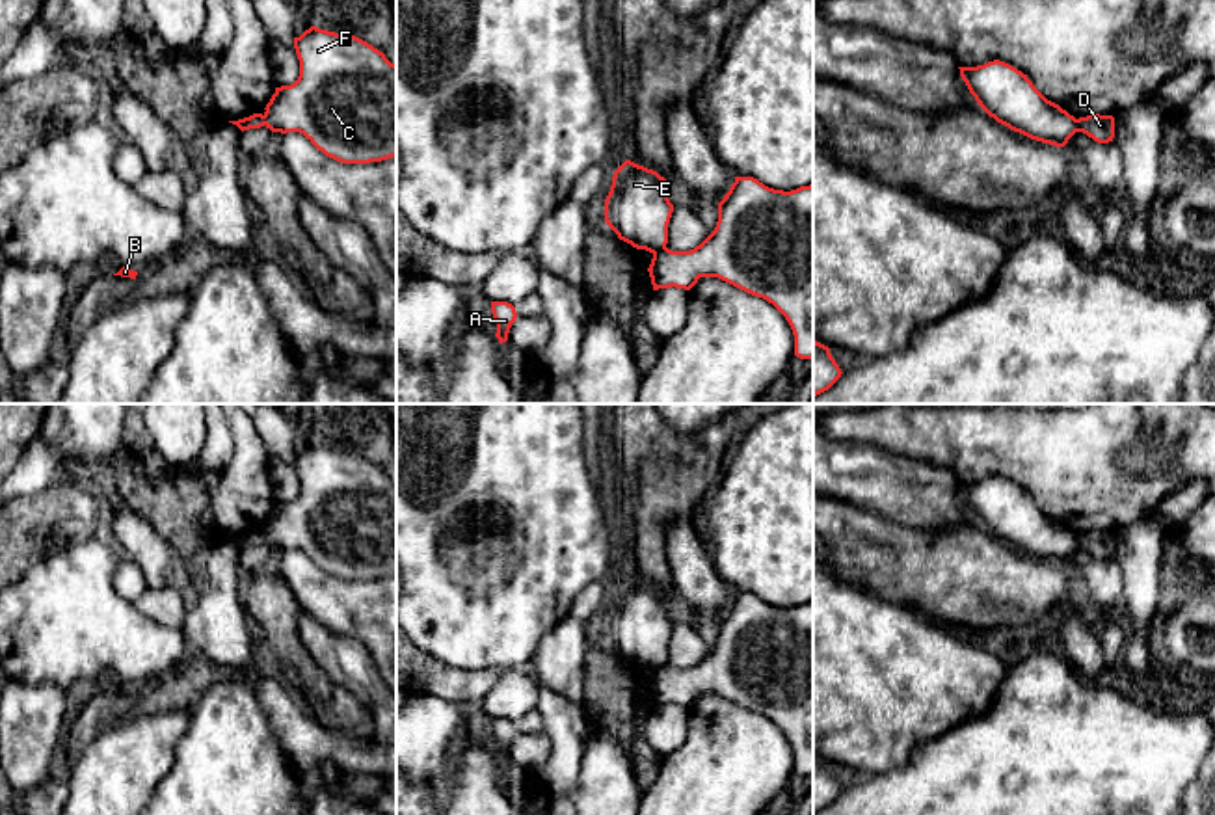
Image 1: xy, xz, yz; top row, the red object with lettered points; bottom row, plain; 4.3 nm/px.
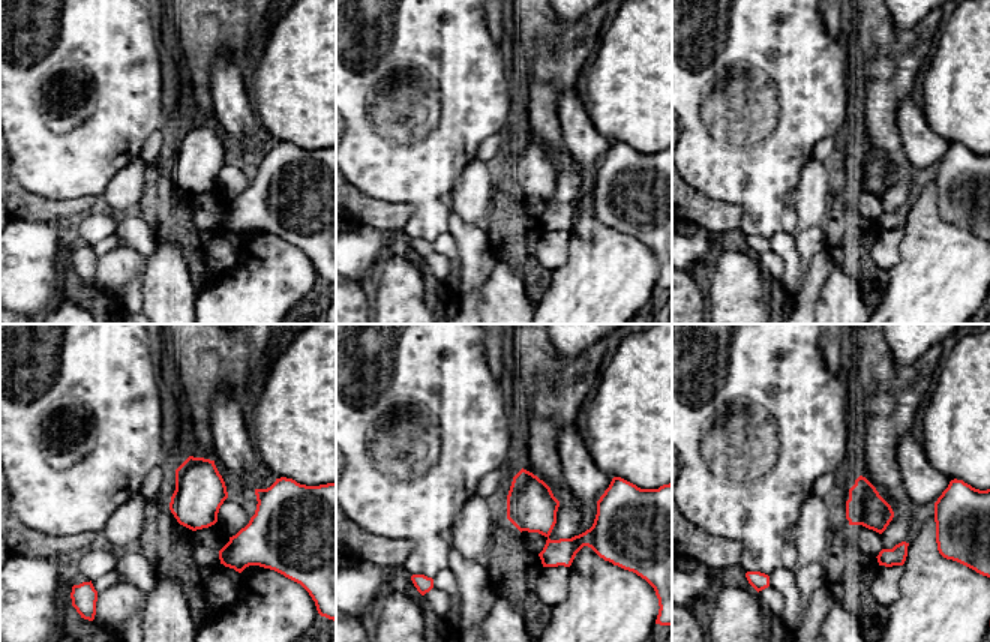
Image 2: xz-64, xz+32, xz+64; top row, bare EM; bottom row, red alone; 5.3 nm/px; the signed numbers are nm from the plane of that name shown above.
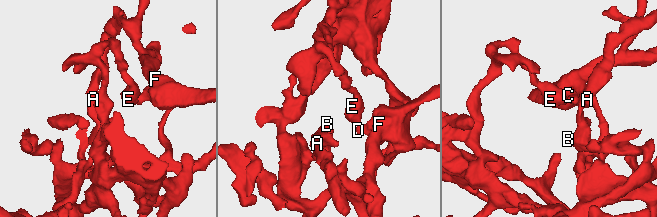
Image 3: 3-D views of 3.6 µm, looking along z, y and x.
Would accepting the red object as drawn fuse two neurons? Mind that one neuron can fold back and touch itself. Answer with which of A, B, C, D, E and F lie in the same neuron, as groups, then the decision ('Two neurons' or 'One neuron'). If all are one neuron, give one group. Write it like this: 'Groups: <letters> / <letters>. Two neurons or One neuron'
Groups: A B E / C D F. Two neurons

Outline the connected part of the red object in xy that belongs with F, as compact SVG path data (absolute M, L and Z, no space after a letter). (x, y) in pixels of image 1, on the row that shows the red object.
M311 26L294 37L300 76L275 87L264 114L240 119L242 130L300 132L326 156L370 164L396 156L396 65L367 41Z

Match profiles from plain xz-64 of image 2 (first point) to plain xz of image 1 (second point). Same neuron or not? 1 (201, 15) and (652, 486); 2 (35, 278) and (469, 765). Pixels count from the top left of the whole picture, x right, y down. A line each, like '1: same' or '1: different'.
1: same
2: different

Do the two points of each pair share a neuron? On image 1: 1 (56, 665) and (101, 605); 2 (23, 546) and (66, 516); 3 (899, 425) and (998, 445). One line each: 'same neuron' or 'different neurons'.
1: same neuron
2: same neuron
3: same neuron

